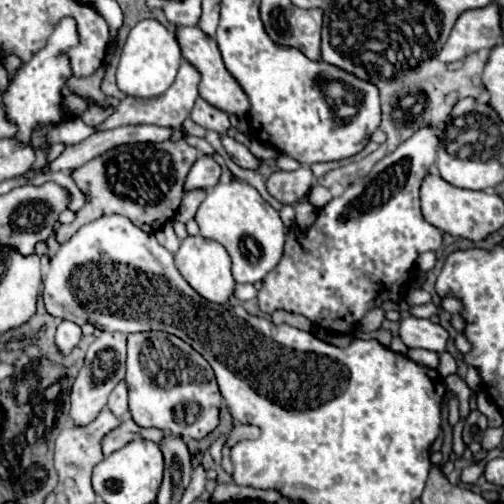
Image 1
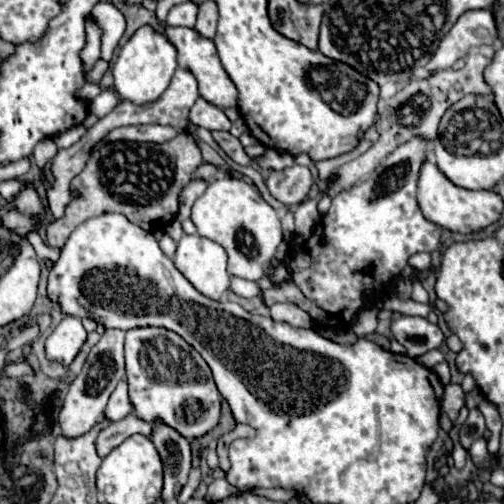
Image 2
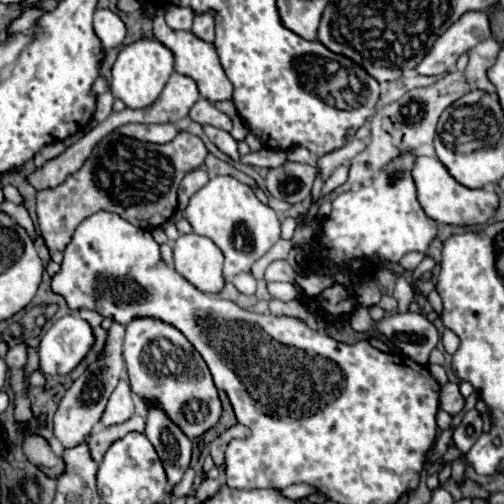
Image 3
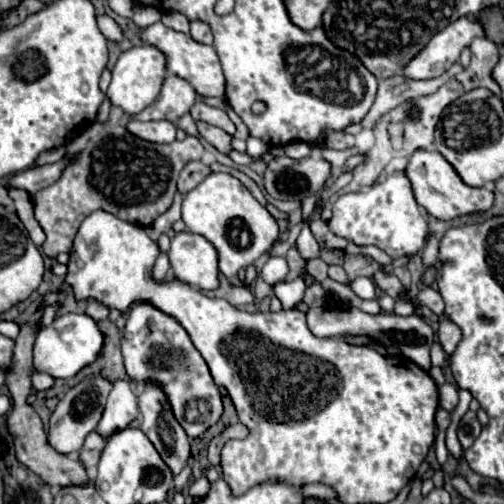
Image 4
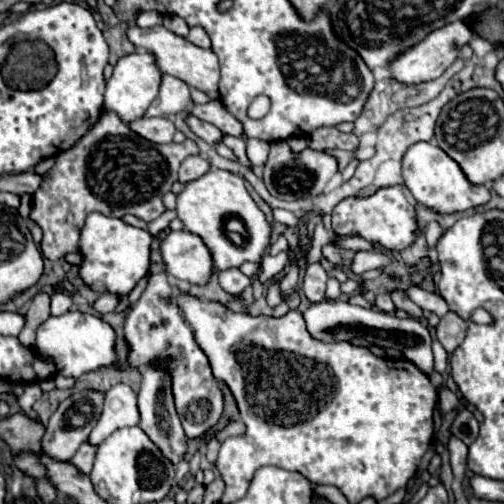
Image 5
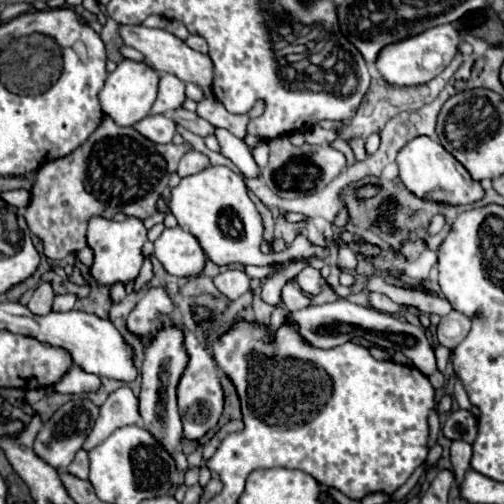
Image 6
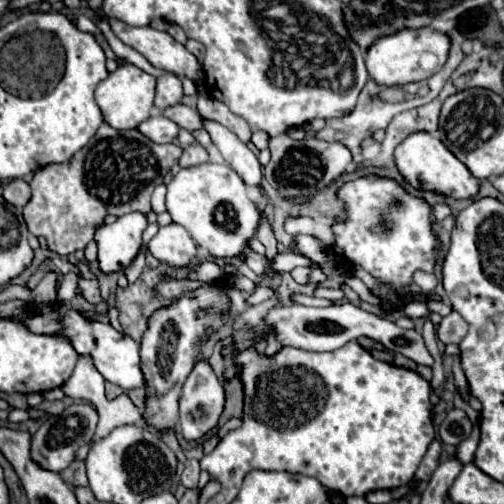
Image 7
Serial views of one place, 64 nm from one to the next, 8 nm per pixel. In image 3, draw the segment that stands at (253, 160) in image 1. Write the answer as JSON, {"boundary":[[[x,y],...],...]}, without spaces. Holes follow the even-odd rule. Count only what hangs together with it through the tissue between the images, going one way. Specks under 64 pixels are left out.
{"boundary":[[[204,126],[204,132],[208,134],[208,138],[210,138],[224,154],[228,154],[234,162],[240,162],[238,140],[234,140],[226,130],[220,130],[220,128],[214,128],[214,126]]]}

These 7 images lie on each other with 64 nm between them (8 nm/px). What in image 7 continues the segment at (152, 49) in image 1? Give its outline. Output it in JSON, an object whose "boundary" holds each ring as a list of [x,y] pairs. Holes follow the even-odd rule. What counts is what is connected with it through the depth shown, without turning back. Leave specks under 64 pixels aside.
{"boundary":[[[120,64],[116,72],[112,72],[106,80],[102,80],[96,88],[96,102],[104,114],[104,120],[116,128],[136,128],[140,122],[144,122],[152,114],[154,106],[154,92],[156,92],[156,78],[146,74],[144,70],[136,68],[134,64]]]}

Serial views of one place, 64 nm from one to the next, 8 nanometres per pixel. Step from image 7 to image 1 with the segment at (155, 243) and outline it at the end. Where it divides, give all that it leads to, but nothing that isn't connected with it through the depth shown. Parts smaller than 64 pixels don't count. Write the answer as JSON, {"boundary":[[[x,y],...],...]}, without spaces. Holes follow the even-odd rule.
{"boundary":[[[188,236],[182,240],[180,250],[176,252],[176,268],[188,280],[188,284],[206,300],[216,302],[216,304],[228,304],[230,298],[234,296],[234,276],[232,276],[232,260],[226,252],[226,248],[214,240],[208,240],[204,236]]]}

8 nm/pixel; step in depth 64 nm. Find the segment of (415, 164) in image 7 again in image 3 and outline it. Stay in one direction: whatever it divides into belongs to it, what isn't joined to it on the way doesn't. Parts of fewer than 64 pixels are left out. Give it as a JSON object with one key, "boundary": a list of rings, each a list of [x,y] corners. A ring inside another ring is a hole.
{"boundary":[[[418,156],[414,170],[412,170],[412,176],[416,182],[416,190],[418,190],[418,202],[424,208],[426,216],[432,218],[434,222],[450,224],[450,226],[476,226],[476,224],[488,222],[500,206],[496,192],[470,190],[462,184],[456,184],[456,180],[448,174],[448,170],[440,164],[438,158]]]}

